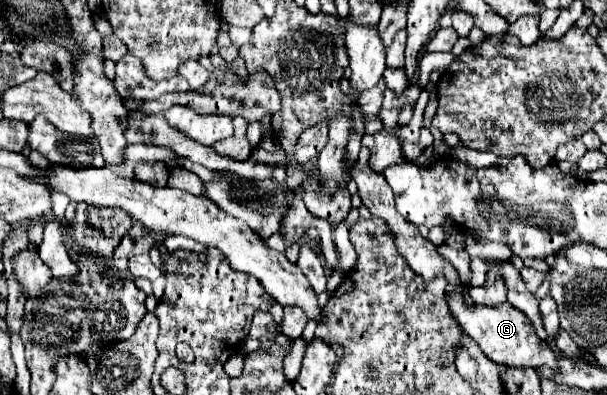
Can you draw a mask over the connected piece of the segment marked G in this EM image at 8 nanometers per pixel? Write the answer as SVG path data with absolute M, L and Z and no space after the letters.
M448 287L448 305L452 315L460 321L462 329L478 343L478 347L496 363L510 363L512 367L540 367L548 365L556 371L558 369L558 353L540 337L536 337L534 327L526 315L522 315L518 309L514 309L510 303L502 303L496 307L476 305L474 309L468 309L462 303L462 291Z

